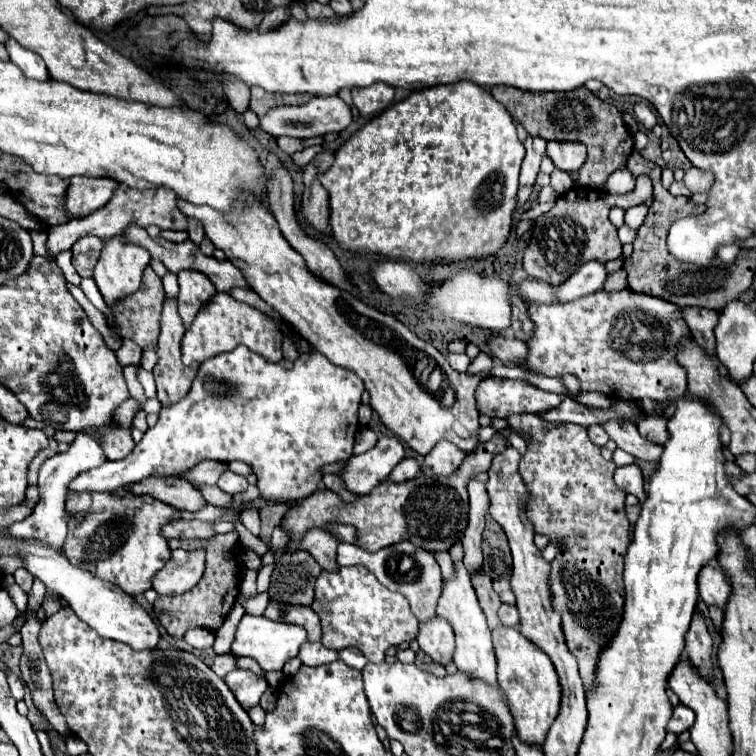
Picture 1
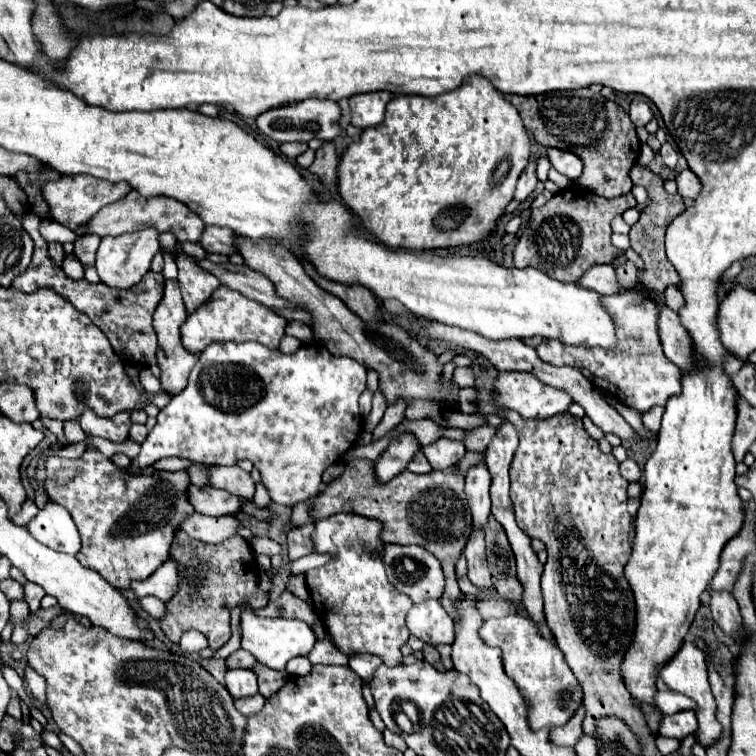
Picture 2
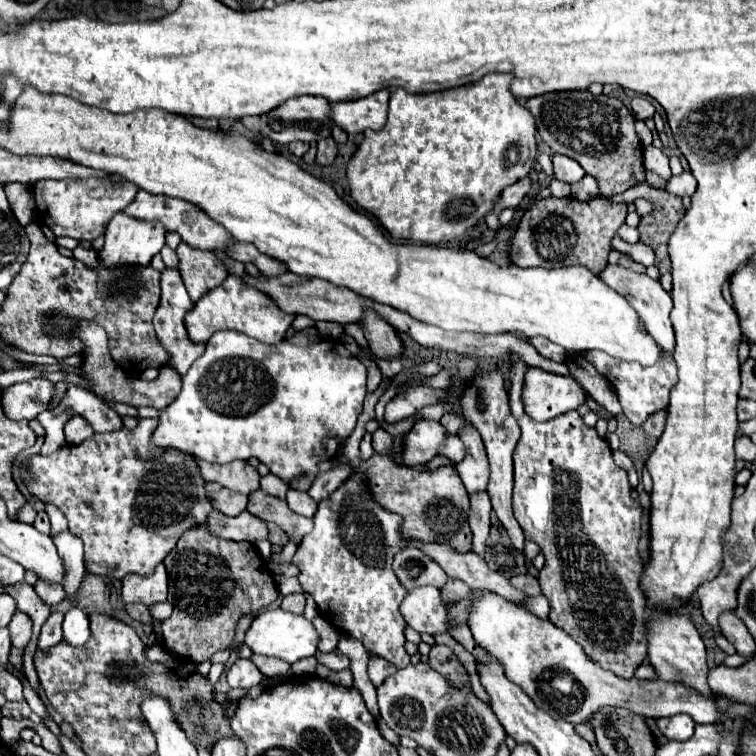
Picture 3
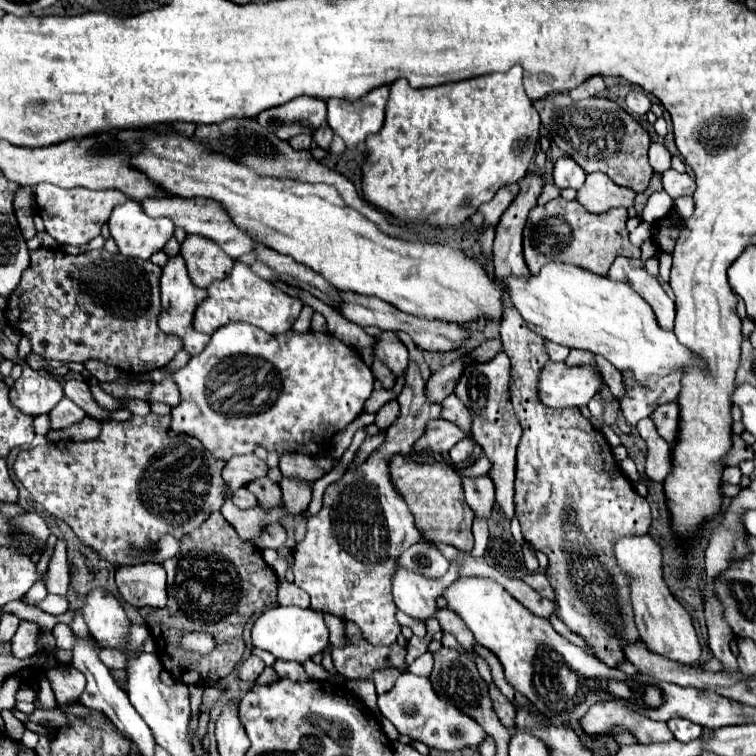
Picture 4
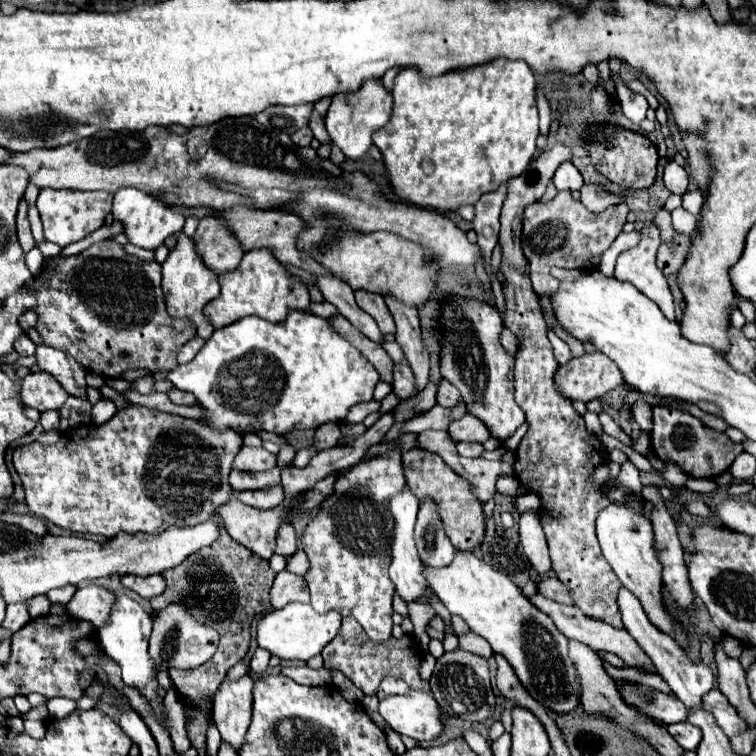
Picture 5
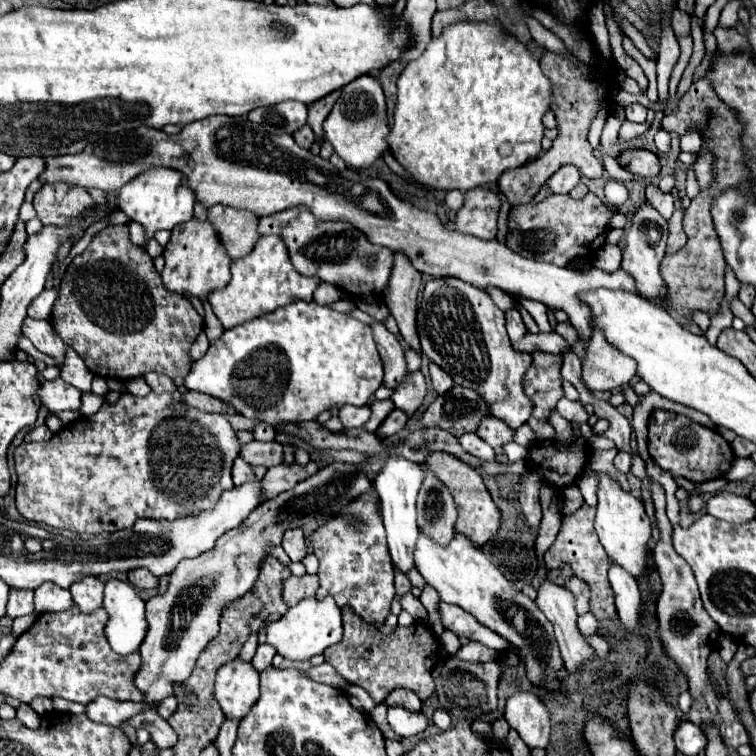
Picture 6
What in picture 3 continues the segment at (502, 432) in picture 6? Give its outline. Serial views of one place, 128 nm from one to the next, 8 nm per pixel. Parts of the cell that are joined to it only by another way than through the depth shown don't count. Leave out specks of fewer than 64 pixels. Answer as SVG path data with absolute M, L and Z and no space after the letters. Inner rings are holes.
M418 420L414 428L404 436L404 452L400 454L400 464L404 466L420 466L436 456L436 448L444 442L446 430L436 420Z

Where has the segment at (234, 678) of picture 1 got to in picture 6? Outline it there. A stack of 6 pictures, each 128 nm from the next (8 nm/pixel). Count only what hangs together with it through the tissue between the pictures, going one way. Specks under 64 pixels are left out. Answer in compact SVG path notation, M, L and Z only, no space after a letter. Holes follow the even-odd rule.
M260 644L258 650L256 650L256 656L252 658L252 666L254 666L258 672L266 670L266 668L272 664L274 654L276 654L276 650L274 650L270 644Z

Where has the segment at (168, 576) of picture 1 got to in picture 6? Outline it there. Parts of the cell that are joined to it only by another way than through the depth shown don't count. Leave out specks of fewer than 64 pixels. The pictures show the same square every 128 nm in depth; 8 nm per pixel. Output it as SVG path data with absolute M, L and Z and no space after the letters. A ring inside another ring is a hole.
M138 568L138 570L132 570L128 572L128 582L136 588L156 588L158 586L158 578L152 576L148 570L144 568Z

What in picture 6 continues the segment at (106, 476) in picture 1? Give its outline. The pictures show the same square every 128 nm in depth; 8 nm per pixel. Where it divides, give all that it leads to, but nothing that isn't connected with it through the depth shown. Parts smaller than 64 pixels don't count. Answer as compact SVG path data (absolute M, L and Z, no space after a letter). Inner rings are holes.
M292 302L272 314L248 320L232 330L224 330L222 336L210 344L208 352L190 366L184 386L226 402L246 418L276 426L316 420L320 412L334 406L366 406L374 392L382 386L382 376L382 360L368 324L316 302Z

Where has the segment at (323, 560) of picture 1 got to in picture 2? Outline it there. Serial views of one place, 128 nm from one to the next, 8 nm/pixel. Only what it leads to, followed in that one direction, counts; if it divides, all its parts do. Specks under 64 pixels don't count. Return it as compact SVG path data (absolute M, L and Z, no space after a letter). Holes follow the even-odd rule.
M308 522L302 528L294 528L288 532L288 556L290 556L290 560L306 556L314 550L312 532L314 532L314 522Z

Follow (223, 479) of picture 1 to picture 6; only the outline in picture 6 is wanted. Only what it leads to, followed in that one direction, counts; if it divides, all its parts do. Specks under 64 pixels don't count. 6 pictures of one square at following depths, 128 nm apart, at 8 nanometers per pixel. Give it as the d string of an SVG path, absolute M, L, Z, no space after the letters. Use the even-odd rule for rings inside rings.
M250 442L240 450L240 458L252 466L278 466L282 462L282 444L280 442Z

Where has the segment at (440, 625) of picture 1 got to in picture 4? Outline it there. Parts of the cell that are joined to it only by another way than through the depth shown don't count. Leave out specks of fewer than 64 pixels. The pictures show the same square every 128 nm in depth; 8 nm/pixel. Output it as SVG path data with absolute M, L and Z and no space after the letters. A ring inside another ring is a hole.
M456 560L450 564L442 580L428 580L404 568L396 568L396 574L392 580L392 592L394 592L394 602L398 610L422 622L434 618L438 610L436 600L456 578L459 578L458 570L459 561Z

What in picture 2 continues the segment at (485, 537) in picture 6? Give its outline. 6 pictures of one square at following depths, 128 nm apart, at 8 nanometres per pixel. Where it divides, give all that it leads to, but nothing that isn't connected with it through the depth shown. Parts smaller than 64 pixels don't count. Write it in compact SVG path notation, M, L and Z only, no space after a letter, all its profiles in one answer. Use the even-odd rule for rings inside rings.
M466 452L464 460L460 460L460 464L456 464L448 470L434 470L430 474L402 472L386 484L378 484L376 478L374 478L372 462L356 458L346 466L346 470L340 478L326 484L326 490L322 490L312 500L310 518L322 520L322 518L328 518L328 516L338 514L338 512L352 512L352 514L382 522L382 532L380 532L382 542L386 542L386 544L416 544L416 546L422 546L428 552L432 552L440 560L442 570L444 570L444 578L446 578L446 588L444 588L444 594L442 594L440 602L448 610L448 614L454 614L454 600L460 596L460 588L458 588L456 574L454 574L454 564L456 564L458 556L464 552L464 546L466 546L466 542L472 534L472 514L470 514L468 500L466 500L466 494L464 494L464 476L466 476L468 468L480 464L482 460L484 460L484 452Z

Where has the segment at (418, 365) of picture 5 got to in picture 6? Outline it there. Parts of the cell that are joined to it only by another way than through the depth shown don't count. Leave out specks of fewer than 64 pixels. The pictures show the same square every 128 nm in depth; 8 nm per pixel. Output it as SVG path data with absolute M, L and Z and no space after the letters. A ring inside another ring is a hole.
M394 254L392 274L382 298L398 322L402 338L416 352L420 352L420 340L416 332L416 294L420 284L422 274L412 268L410 260L404 254Z

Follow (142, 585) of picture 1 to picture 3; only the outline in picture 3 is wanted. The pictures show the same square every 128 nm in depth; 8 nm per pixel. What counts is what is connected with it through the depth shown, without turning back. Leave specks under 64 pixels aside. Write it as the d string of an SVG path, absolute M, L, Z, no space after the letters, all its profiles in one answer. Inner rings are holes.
M140 418L134 430L122 428L120 432L94 434L78 446L66 444L48 456L34 454L28 458L30 470L36 474L34 482L26 478L28 468L22 468L22 478L30 494L34 494L42 502L58 506L68 520L70 532L82 538L86 560L84 566L90 574L108 576L116 580L122 580L126 574L150 576L154 568L176 546L182 532L202 524L204 516L208 516L208 512L214 510L212 504L208 504L206 500L204 480L196 468L194 456L184 456L184 452L168 450L158 452L158 448L152 448L150 436L156 424L158 422L154 418ZM138 456L146 456L150 460L138 462Z

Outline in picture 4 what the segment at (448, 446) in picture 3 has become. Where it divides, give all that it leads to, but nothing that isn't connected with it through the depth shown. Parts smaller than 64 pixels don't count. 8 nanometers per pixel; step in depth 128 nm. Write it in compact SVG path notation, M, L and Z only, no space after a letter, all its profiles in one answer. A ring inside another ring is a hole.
M460 440L448 454L450 454L450 460L454 462L454 464L460 464L460 462L464 462L470 454L472 454L472 448L474 448L474 442L472 440Z

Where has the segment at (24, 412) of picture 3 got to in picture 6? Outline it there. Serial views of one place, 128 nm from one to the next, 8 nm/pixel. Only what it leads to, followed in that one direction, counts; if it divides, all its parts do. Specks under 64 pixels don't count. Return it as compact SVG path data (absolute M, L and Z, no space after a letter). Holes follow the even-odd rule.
M62 378L44 380L38 390L38 398L48 412L62 412L62 410L78 410L80 408L82 392L74 386L66 384Z

